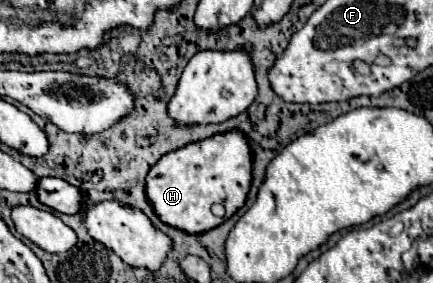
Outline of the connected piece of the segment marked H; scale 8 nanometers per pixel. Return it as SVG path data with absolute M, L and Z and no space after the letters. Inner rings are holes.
M232 130L164 154L164 158L160 158L160 162L156 162L148 172L144 194L160 222L188 234L202 234L220 226L244 206L252 182L250 168L252 158L248 140L242 132ZM212 204L222 204L226 208L226 216L216 218L210 212Z

